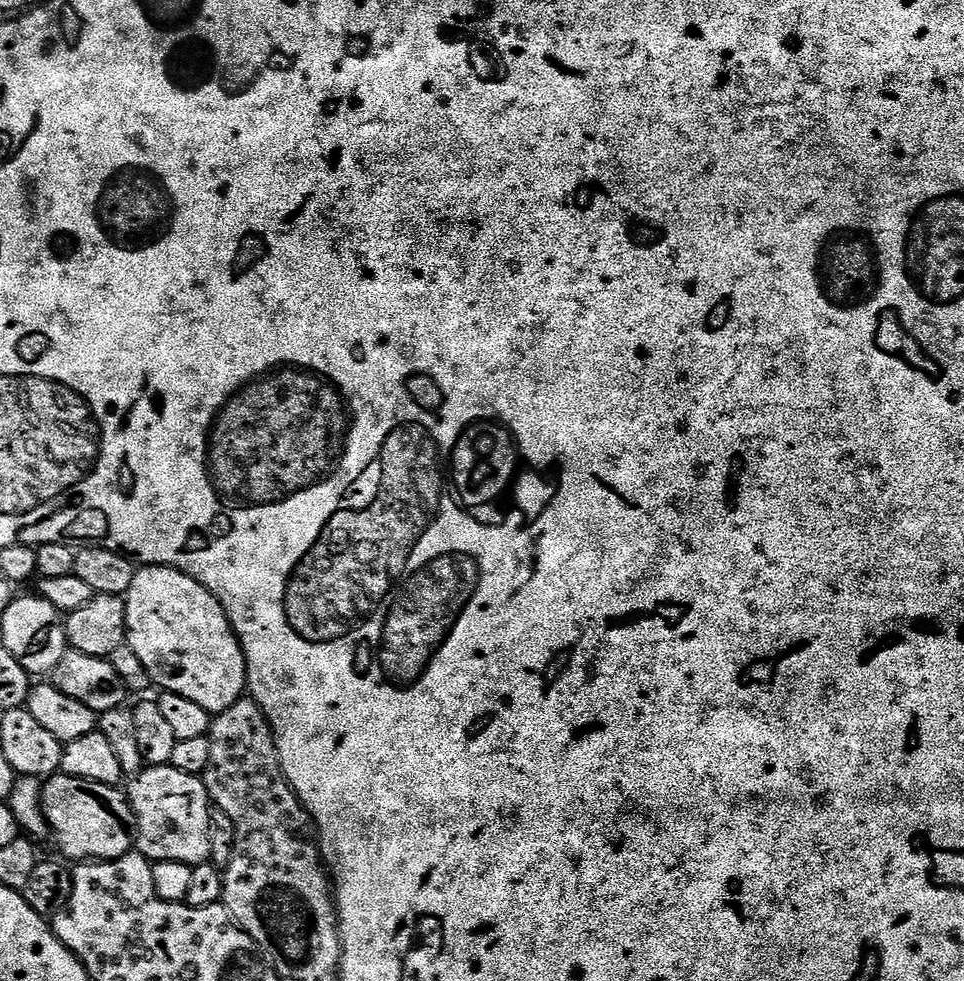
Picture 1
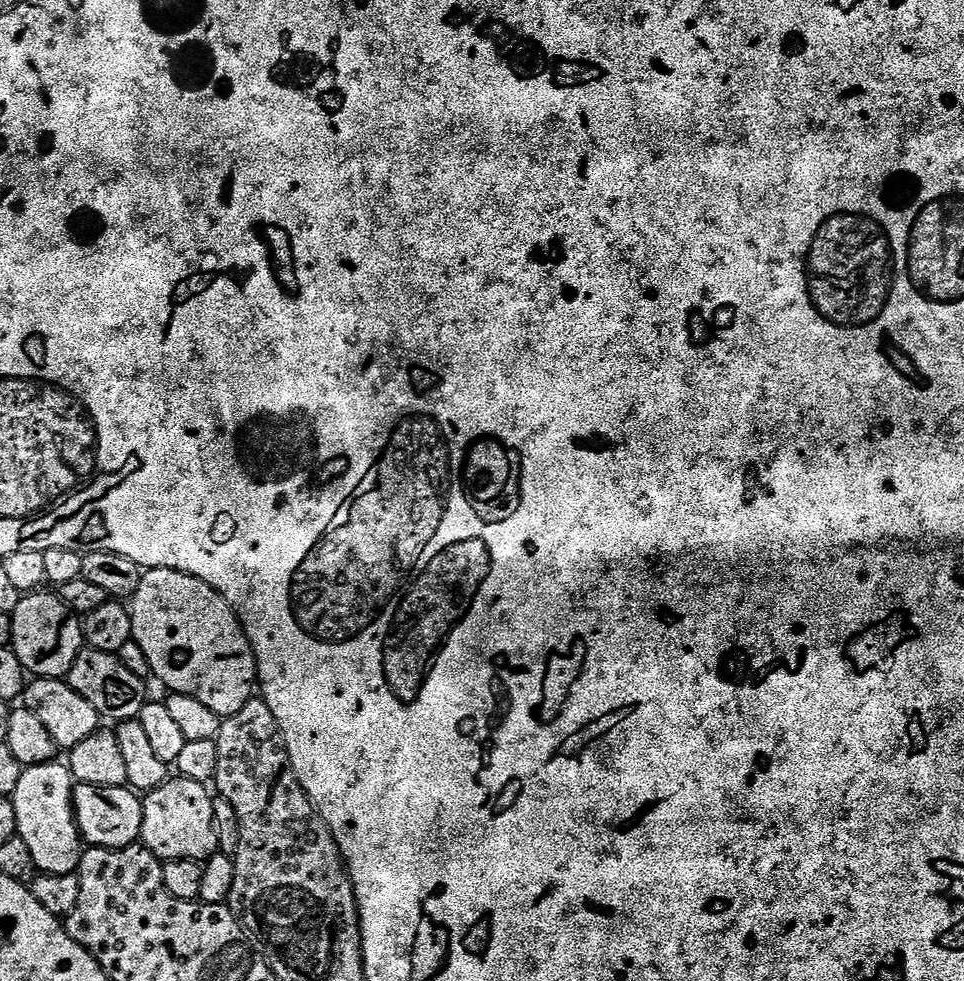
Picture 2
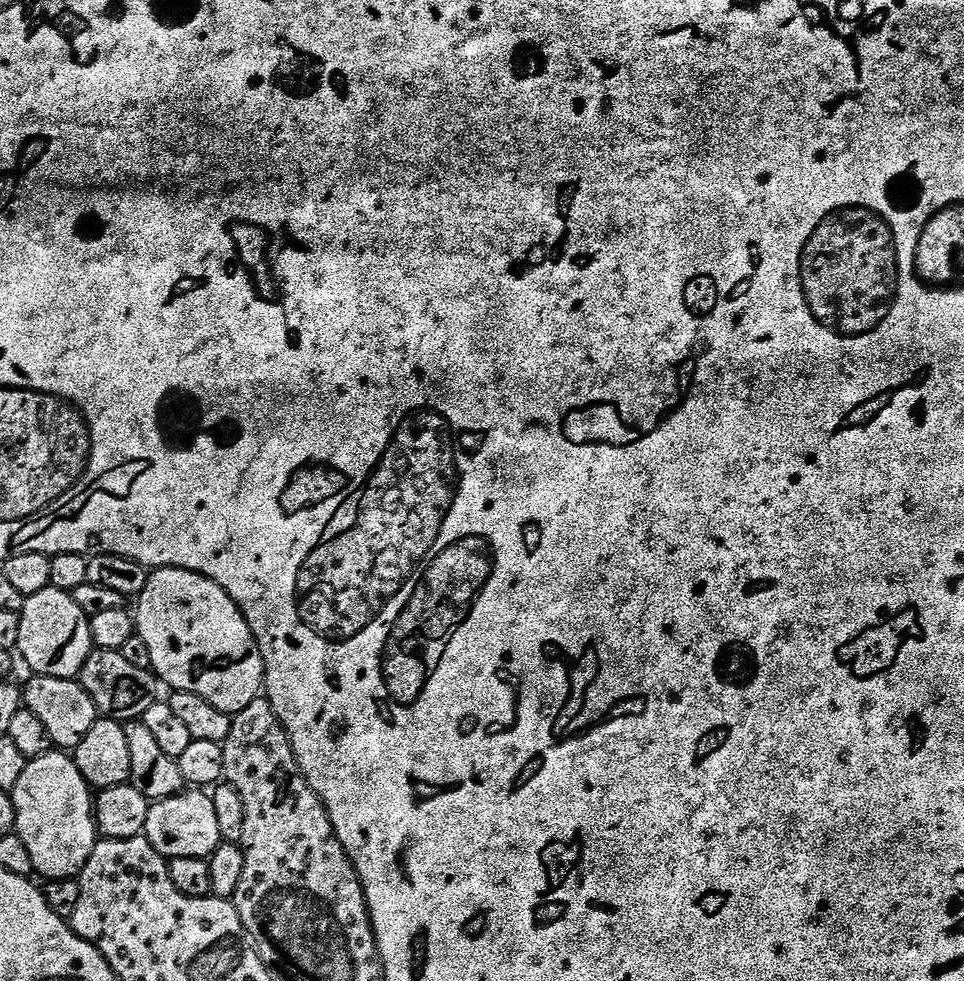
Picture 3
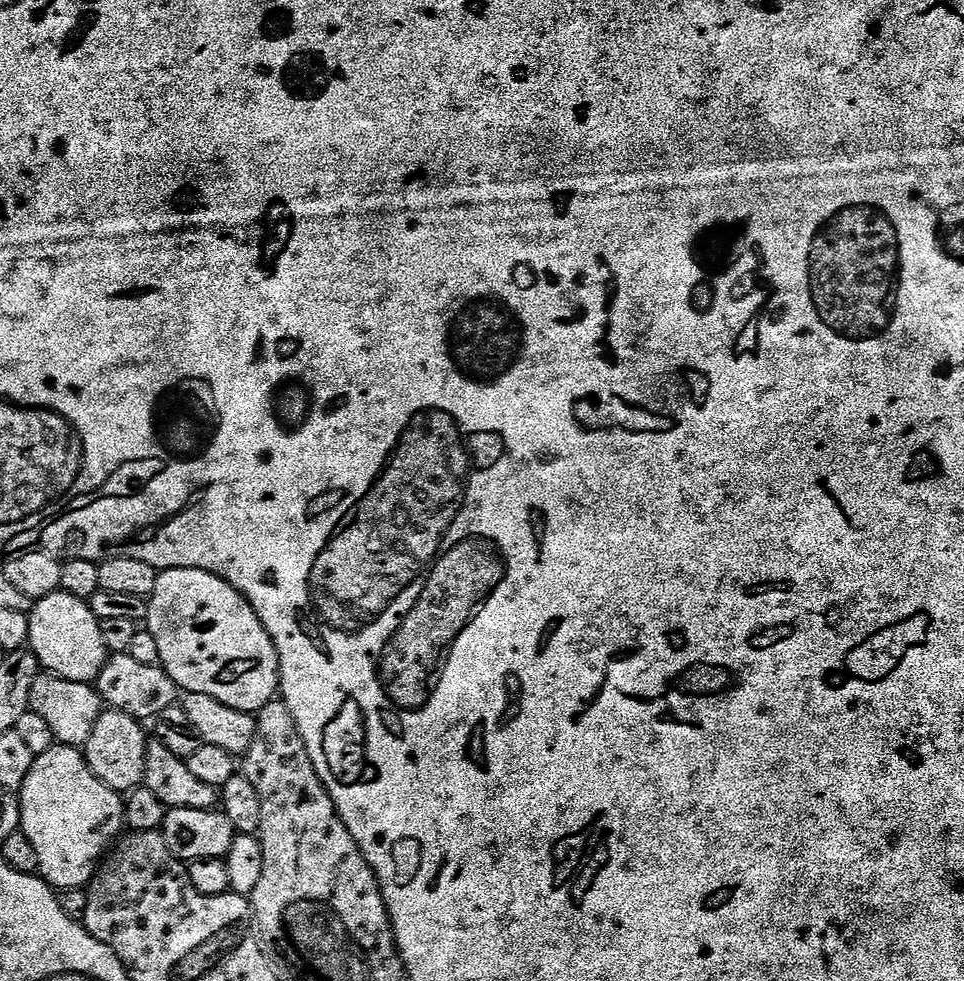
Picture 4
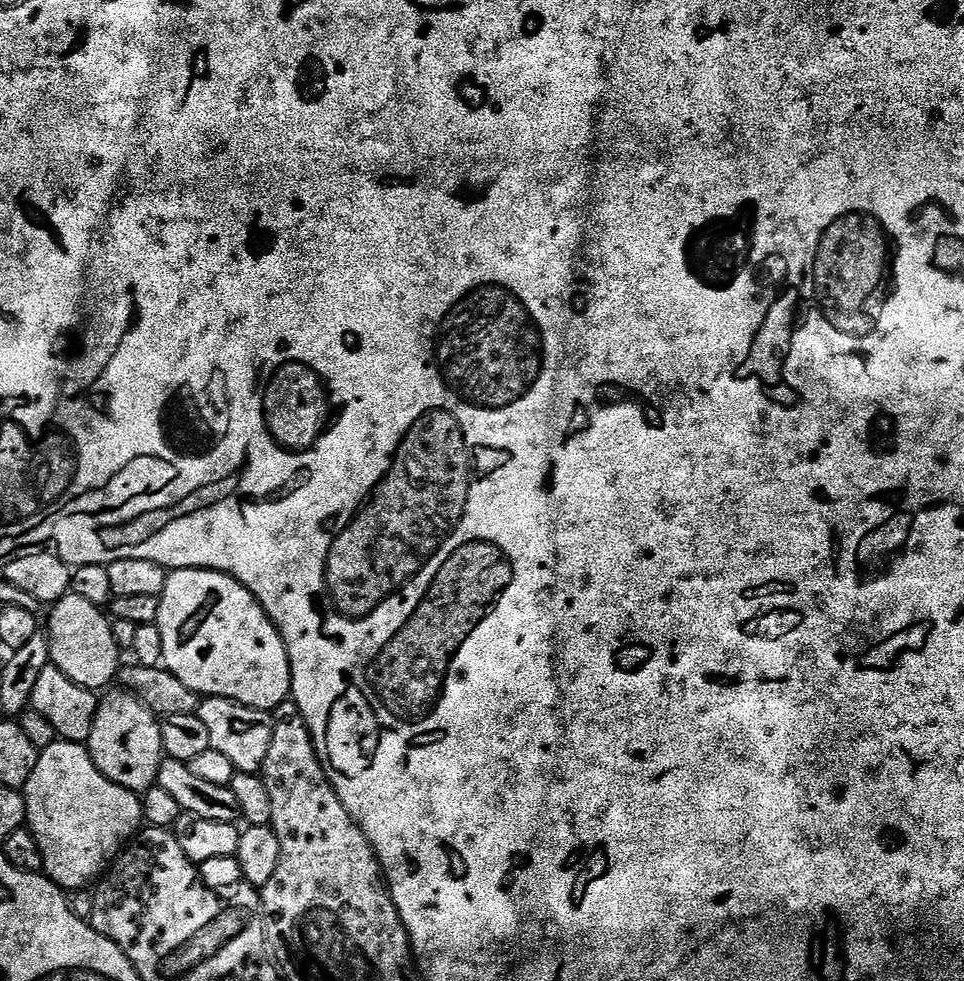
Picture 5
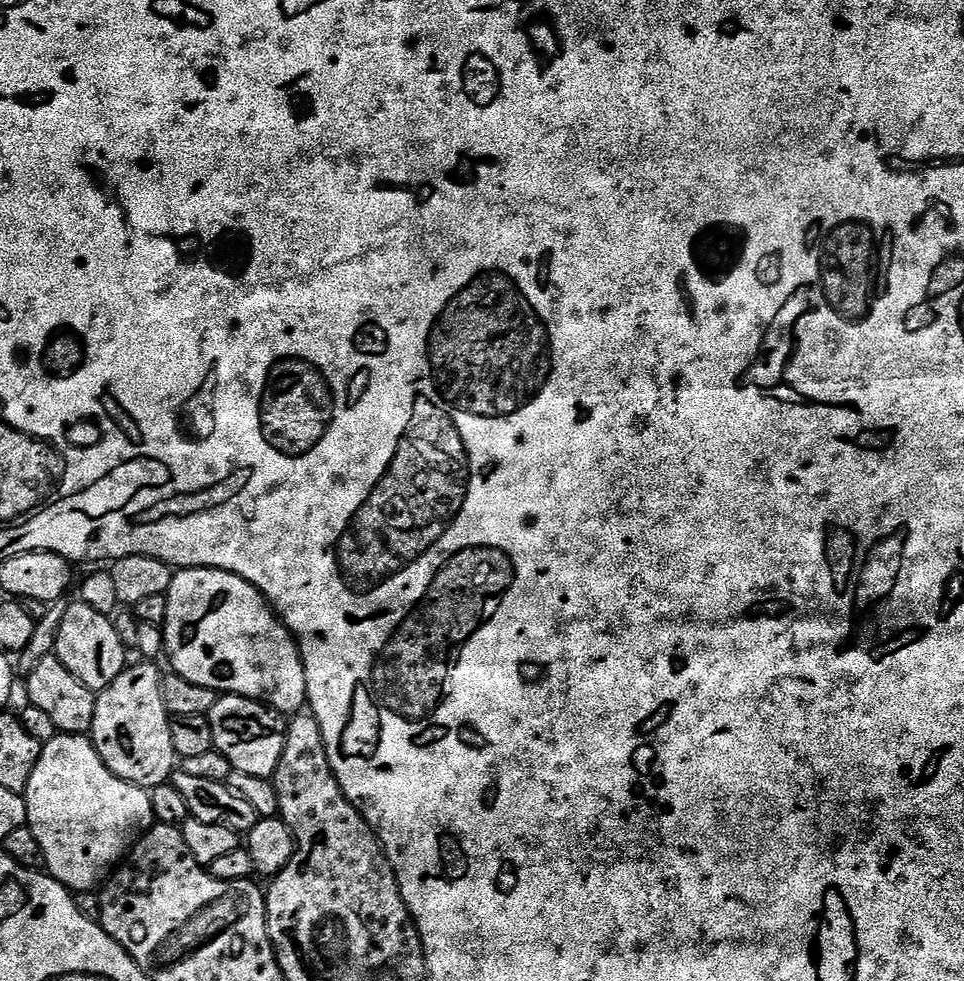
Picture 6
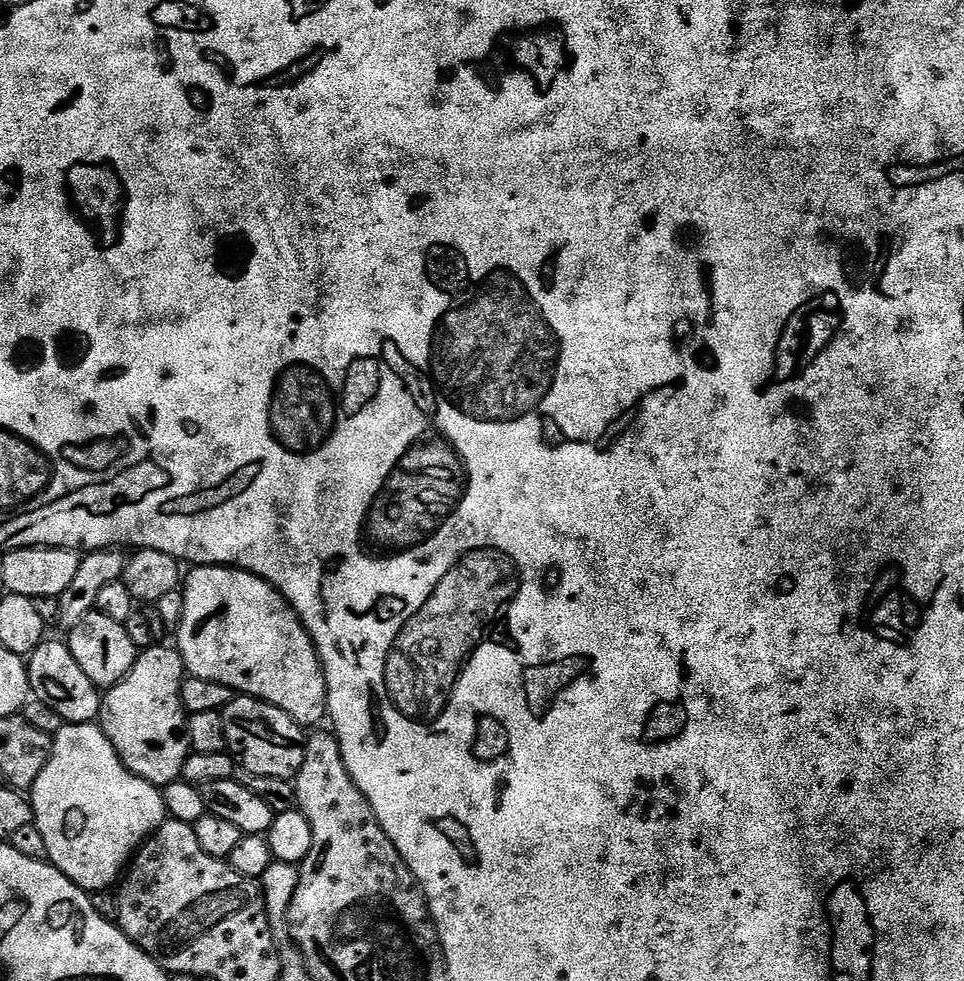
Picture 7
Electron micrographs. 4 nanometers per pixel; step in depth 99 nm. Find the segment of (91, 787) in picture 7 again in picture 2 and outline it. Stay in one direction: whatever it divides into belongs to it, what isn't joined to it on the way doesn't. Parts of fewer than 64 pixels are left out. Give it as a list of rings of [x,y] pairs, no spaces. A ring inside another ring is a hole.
[[[64,762],[27,765],[11,794],[16,819],[16,835],[26,842],[30,856],[43,874],[70,874],[80,867],[86,851],[85,841],[76,825],[76,810],[72,806],[74,777]]]

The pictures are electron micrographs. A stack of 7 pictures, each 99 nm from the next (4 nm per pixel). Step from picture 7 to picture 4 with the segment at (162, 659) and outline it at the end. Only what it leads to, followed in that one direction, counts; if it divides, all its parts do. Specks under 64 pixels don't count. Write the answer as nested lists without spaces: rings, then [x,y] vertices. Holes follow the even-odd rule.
[[[105,710],[101,712],[98,722],[94,722],[94,734],[90,734],[84,744],[84,761],[102,783],[115,792],[128,794],[144,783],[149,741],[145,725],[141,721],[125,712]]]

